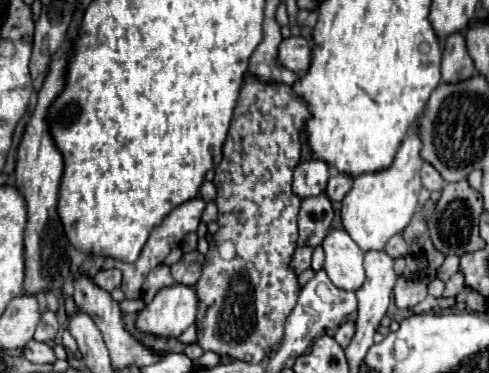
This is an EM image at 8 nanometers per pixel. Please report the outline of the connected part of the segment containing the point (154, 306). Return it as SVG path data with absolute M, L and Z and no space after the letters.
M170 285L156 293L136 317L136 329L156 337L178 337L196 321L198 297L194 287Z

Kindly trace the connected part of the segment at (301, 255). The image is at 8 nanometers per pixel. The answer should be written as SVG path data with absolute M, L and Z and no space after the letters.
M302 245L296 249L294 257L292 257L292 267L296 269L296 273L302 273L304 269L310 267L310 261L312 261L312 253L314 249L310 245Z

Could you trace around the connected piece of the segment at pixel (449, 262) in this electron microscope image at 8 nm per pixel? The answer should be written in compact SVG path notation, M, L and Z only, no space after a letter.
M448 255L446 259L444 259L444 263L438 267L438 279L442 279L444 283L458 271L458 257L456 255Z

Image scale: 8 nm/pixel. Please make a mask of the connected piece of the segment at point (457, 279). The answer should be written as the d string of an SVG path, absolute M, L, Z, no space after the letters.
M456 273L448 283L446 283L446 287L444 287L444 293L442 293L442 297L444 299L448 299L448 297L454 297L460 289L464 287L464 277L460 275L460 273Z

